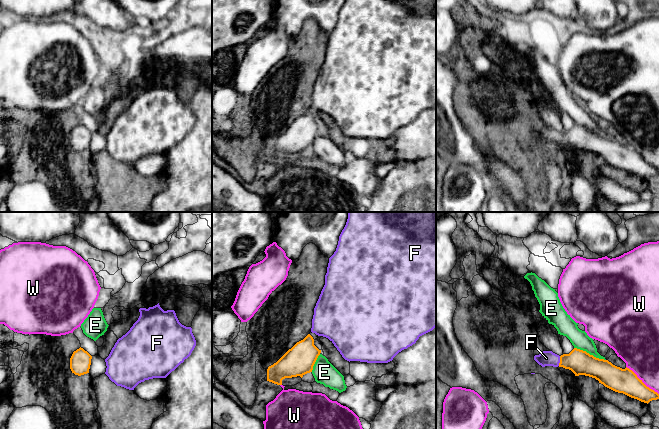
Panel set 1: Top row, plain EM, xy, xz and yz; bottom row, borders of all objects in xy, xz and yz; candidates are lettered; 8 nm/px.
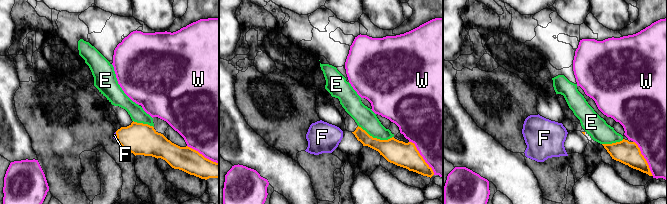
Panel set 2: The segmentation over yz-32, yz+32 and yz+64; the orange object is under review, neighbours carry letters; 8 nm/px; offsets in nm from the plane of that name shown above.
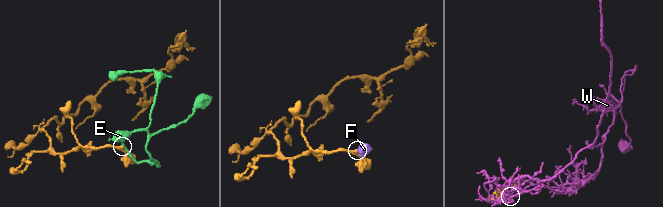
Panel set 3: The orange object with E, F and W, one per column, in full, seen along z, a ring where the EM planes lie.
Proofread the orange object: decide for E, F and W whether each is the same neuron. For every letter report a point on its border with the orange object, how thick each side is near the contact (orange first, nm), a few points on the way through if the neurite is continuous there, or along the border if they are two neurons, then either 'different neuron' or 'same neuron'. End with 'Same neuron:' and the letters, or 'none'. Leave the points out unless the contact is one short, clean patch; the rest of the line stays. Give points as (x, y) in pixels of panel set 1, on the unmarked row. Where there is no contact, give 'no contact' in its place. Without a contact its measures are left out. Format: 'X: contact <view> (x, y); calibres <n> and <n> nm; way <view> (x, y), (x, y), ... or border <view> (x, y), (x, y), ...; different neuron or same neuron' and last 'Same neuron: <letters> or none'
E: contact yz (589, 130); calibres 200 and 140 nm; different neuron
F: contact yz (560, 137); calibres 200 and 130 nm; way yz (580, 138), (560, 137), (546, 134); same neuron
W: contact yz (641, 157); calibres 200 and 300 nm; different neuron
Same neuron: F

